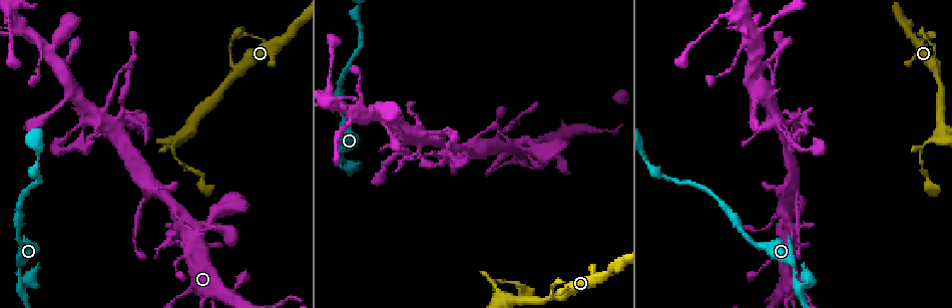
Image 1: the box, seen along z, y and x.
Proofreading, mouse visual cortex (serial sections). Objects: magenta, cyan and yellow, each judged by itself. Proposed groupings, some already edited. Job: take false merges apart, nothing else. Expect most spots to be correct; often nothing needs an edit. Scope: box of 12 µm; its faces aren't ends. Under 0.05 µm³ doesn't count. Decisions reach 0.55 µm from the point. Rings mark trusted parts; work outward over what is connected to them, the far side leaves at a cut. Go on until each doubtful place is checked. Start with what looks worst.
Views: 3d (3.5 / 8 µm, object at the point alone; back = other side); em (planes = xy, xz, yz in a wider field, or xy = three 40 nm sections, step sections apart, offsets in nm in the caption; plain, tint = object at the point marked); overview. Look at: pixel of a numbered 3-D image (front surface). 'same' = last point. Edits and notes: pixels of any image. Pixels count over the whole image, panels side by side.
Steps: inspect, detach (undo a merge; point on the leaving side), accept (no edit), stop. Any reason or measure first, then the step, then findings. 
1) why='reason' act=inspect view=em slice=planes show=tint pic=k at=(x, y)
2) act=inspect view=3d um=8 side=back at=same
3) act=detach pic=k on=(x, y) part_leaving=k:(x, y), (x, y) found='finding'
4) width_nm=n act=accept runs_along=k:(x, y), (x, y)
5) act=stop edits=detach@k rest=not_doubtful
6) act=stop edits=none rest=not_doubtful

why='thin neck' act=inspect view=3d um=3.5 pic=1 at=(18, 283)

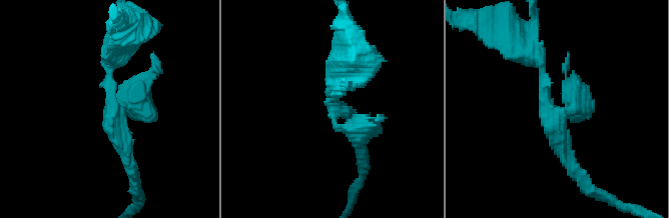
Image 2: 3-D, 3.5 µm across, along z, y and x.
act=inspect view=em slice=xy step=1 show=tint pic=2 at=(553, 111)

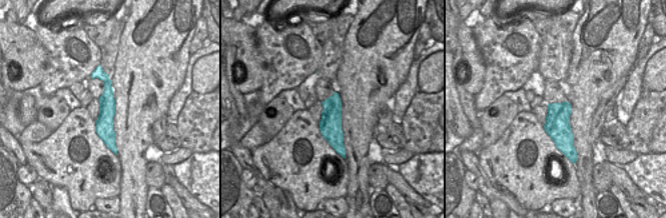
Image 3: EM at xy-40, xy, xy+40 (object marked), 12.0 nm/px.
act=accept runs_along=3:(98, 69), (107, 81), (107, 136), (113, 148) found='continuous, no second cell'

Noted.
why='side arm on a straight run' act=inspect view=3d um=3.5 side=back pic=1 at=(150, 184)

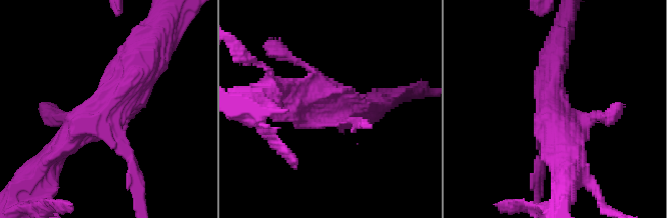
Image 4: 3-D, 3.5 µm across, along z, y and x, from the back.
why='now the EM' act=inspect view=em slice=xy step=3 show=tint pic=4 at=(325, 109)

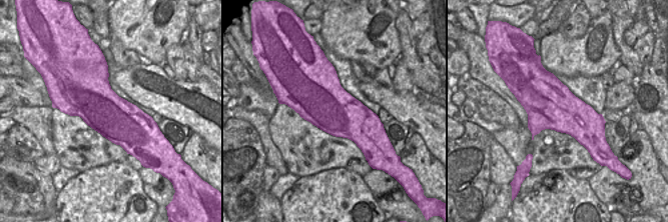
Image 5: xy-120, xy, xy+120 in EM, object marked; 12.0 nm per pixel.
why='another direction' act=inspect view=em slice=xy step=2 show=tint at=same

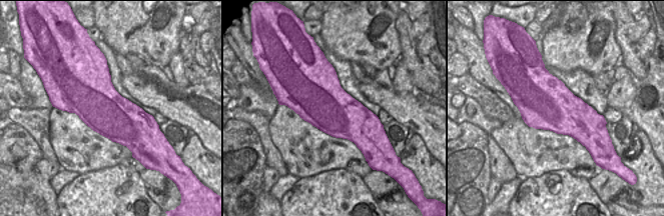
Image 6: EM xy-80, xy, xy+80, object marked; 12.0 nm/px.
act=accept runs_along=4:(52, 155), (129, 84), (141, 60) found='all the same cell'

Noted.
why='abrupt turn' act=inspect view=3d um=8 pic=1 at=(104, 124)

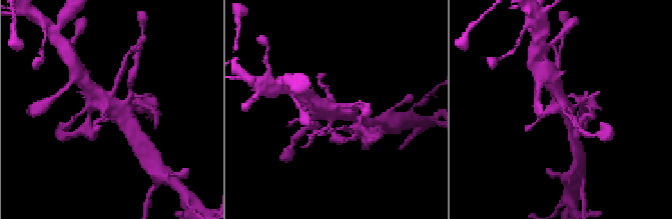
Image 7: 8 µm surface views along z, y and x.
why='need the tissue' act=inspect view=em slice=xy step=5 show=tint pic=7 at=(337, 112)

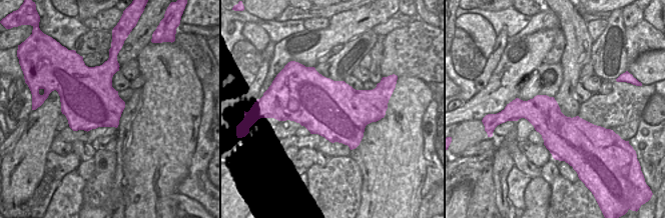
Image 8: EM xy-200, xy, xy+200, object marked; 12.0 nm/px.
width_nm=700 act=accept runs_along=7:(131, 129), (91, 89) found='all the same cell'

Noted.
why='thick turns thin' act=inspect view=3d um=3.5 pic=1 at=(107, 101)

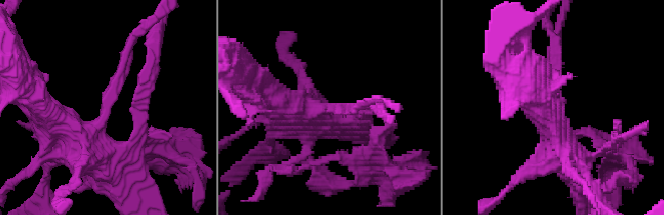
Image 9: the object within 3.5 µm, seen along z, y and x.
arm_widths_nm=200,500 act=inspect view=em slice=xy step=1 show=tint pic=9 at=(331, 105)

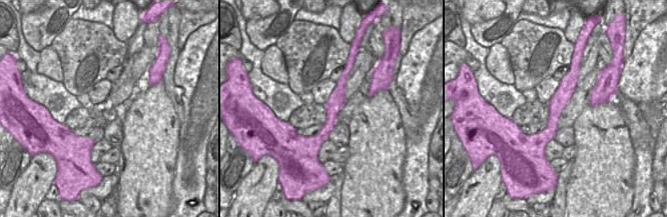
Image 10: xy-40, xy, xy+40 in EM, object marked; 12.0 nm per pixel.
act=accept found='continuous, no second cell'

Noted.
why='abrupt turn' act=inspect view=3d um=3.5 pic=1 at=(791, 112)

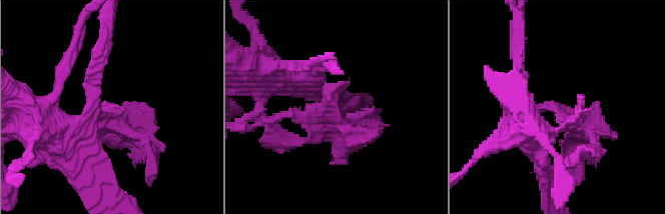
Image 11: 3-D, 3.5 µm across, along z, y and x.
why='need the tissue' act=inspect view=em slice=xy step=5 show=plain pic=11 at=(104, 109)

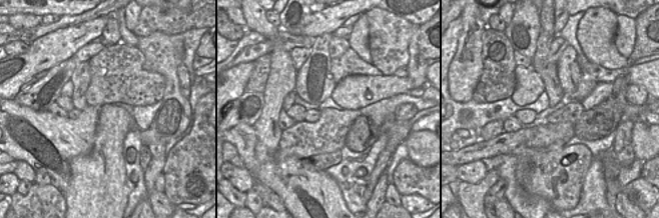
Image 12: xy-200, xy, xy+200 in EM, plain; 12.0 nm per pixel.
act=inspect view=em slice=xy step=5 show=tint at=same

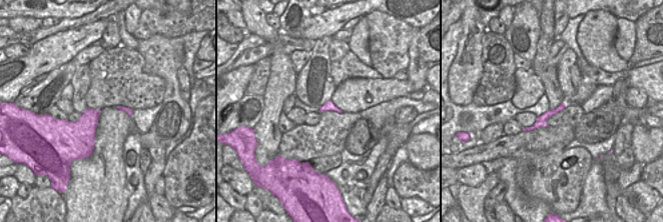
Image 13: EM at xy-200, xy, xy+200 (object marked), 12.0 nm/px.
act=accept runs_along=11:(294, 79), (372, 127) found='continuous, no second cell'

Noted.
act=stop edits=none rest=not_doubtful

